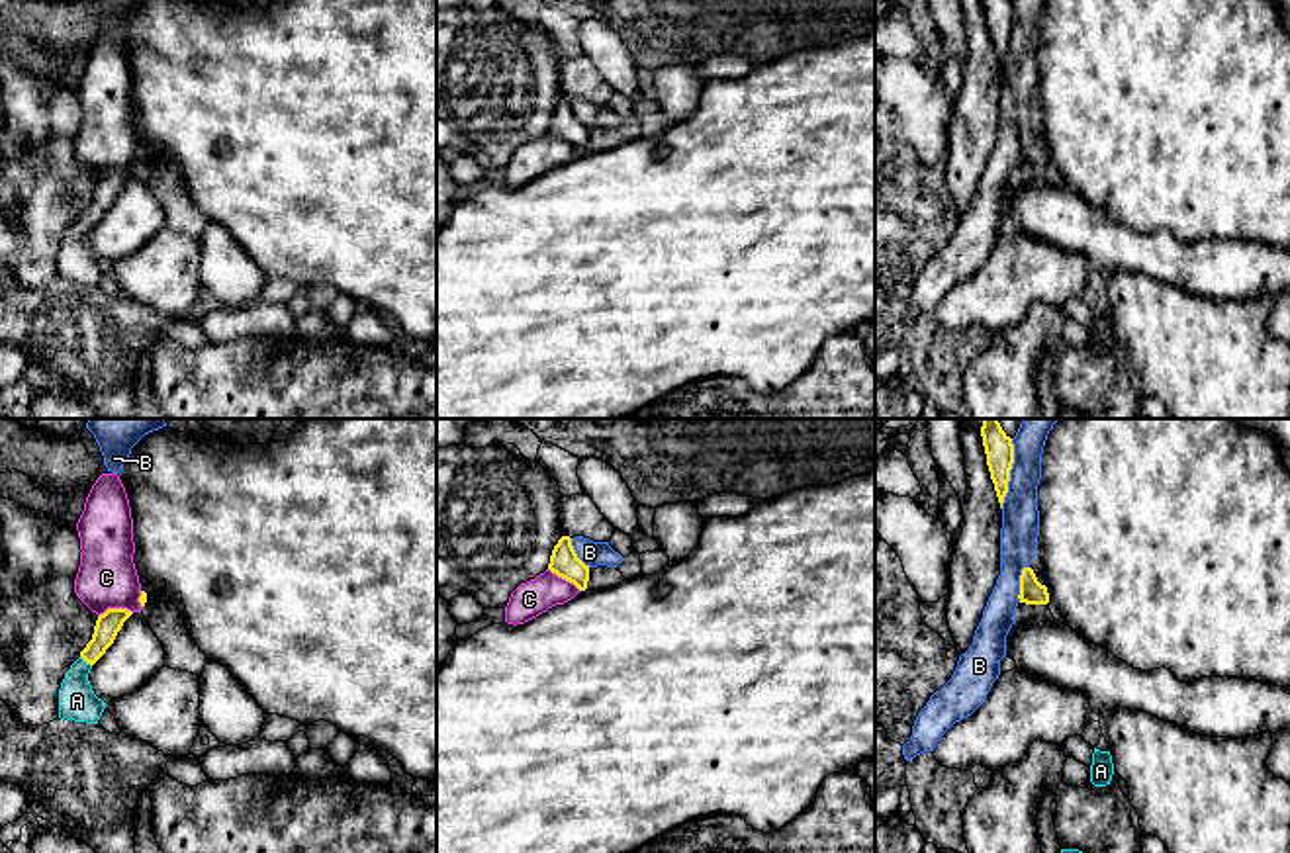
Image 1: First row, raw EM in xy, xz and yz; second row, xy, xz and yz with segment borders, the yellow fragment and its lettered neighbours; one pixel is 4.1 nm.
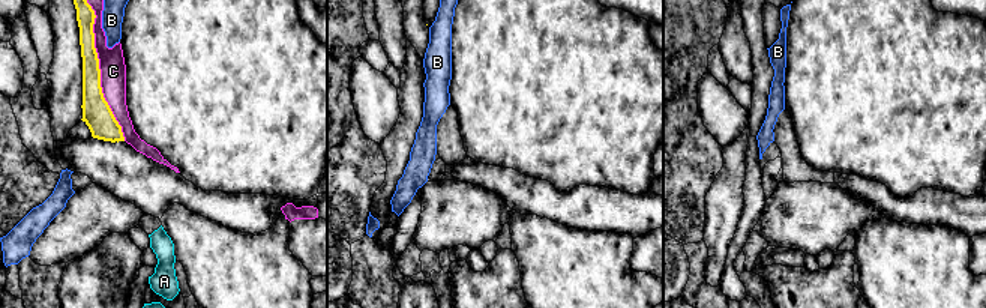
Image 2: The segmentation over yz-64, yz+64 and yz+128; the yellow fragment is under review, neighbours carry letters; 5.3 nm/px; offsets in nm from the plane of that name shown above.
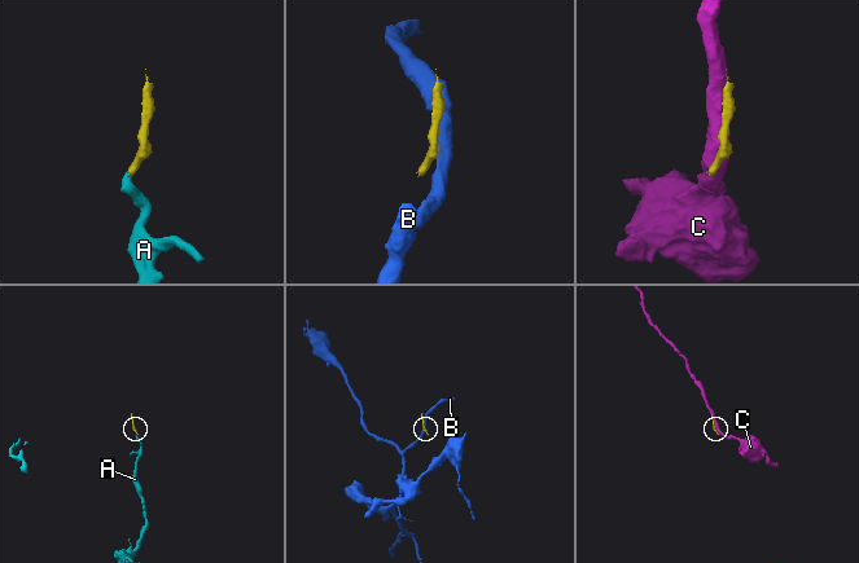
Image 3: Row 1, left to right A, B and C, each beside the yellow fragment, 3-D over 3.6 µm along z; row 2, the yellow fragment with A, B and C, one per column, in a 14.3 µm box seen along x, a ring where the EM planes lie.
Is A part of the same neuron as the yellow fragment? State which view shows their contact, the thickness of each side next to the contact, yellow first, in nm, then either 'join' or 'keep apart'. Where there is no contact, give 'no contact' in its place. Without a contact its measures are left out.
contact in xy; calibres 100 and 160 nm; join

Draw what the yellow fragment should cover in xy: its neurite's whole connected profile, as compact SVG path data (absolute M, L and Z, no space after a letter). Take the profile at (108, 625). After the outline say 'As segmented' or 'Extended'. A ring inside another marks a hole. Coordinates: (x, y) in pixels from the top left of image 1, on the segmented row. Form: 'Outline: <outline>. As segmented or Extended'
Outline: M108 608L98 616L92 640L80 651L80 657L65 673L59 689L59 718L86 724L98 724L106 702L98 698L88 681L92 665L106 653L114 644L123 622L133 612L127 608Z. Extended

